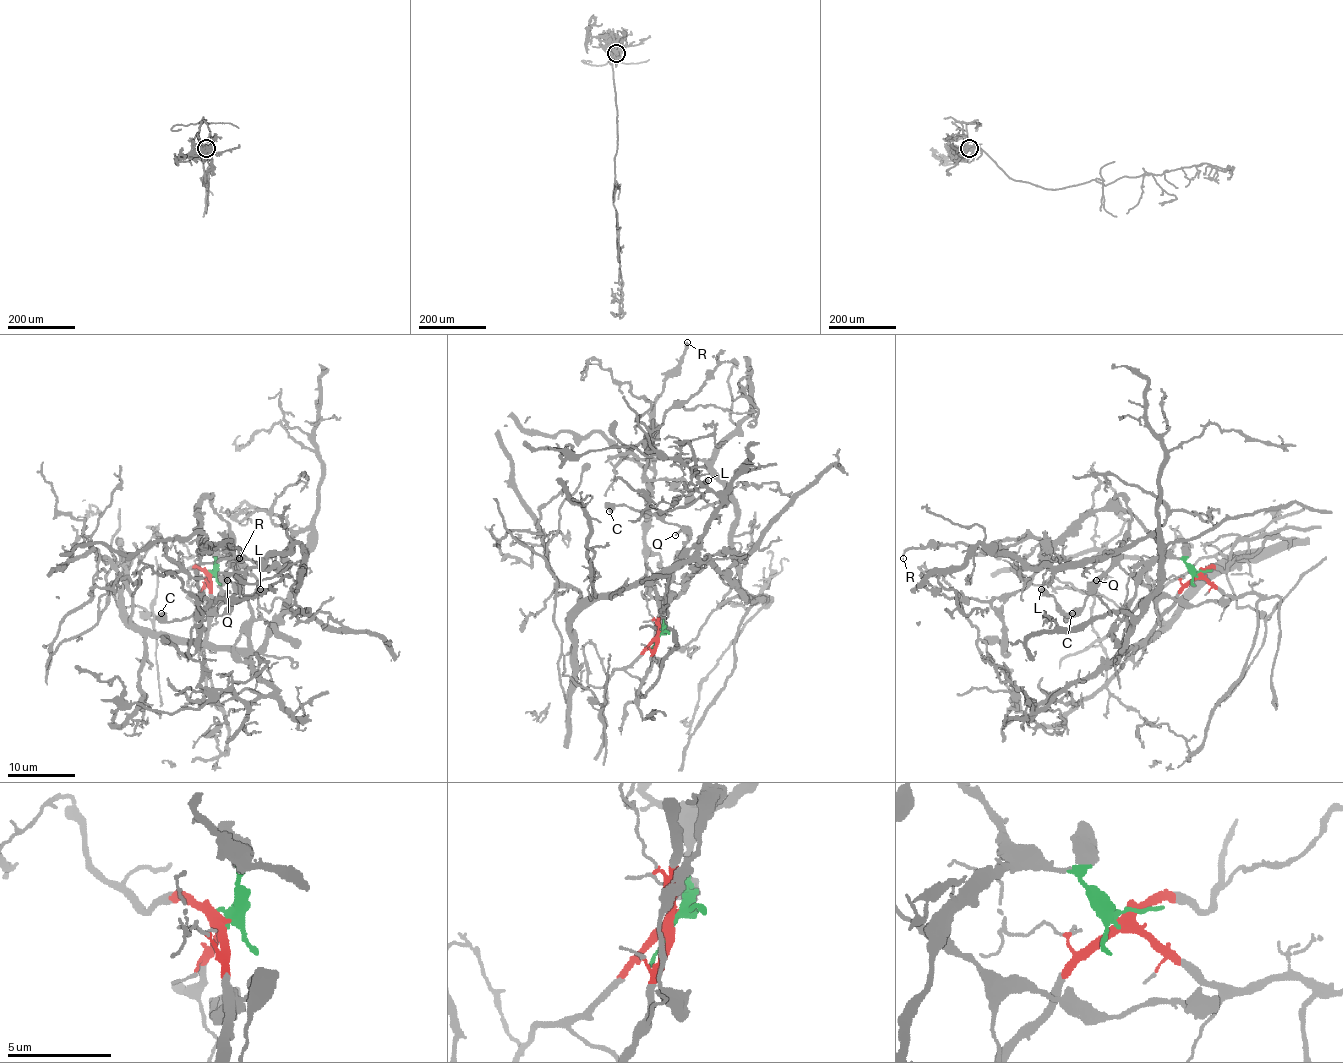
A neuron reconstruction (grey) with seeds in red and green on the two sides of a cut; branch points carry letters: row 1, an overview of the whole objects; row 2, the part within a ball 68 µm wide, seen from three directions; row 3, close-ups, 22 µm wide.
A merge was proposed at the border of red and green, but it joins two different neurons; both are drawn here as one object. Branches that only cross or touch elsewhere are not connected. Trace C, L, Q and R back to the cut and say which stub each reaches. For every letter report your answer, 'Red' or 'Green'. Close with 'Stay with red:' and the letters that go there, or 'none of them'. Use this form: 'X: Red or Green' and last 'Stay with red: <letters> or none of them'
C: Green
L: Green
Q: Green
R: Green
Stay with red: none of them

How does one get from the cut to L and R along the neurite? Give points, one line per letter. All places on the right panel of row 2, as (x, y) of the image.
L: (1197, 575), (1120, 506), (1115, 498), (1121, 496), (1131, 515), (1128, 537), (1084, 604), (1066, 614), (1040, 589)
R: (1197, 575), (1121, 510), (1093, 510), (1050, 542), (1022, 538), (976, 548), (939, 543), (912, 547), (903, 559)

